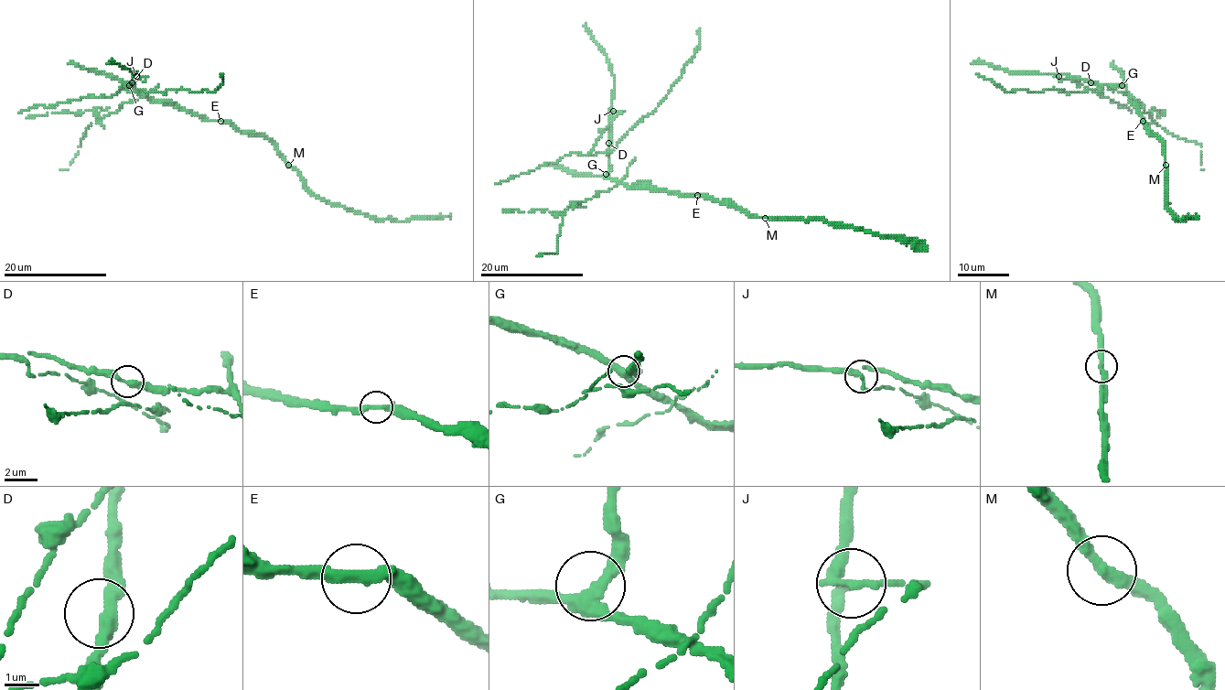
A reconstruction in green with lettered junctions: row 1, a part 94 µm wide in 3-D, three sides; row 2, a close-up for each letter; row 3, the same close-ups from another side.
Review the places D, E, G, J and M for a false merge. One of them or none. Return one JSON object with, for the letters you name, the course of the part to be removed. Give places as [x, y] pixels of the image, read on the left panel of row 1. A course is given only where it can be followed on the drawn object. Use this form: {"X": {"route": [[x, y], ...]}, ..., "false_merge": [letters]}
{"false_merge": ["J"]}

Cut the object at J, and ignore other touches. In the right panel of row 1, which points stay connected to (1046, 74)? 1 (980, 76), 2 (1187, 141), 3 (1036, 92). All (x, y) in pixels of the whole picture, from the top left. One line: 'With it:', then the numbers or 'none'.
With it: none

